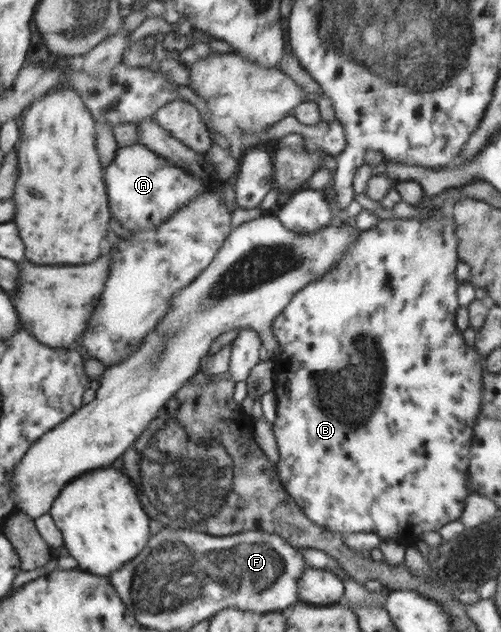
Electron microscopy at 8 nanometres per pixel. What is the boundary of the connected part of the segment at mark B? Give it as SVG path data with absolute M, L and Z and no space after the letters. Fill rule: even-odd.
M430 210L428 219L420 221L409 217L380 220L373 229L361 231L333 269L297 291L295 297L284 307L283 313L272 322L272 334L280 344L280 352L273 359L273 395L277 400L277 408L271 424L280 455L276 461L277 471L280 472L285 491L293 496L295 503L300 504L309 521L325 530L339 532L342 536L355 532L371 532L381 539L398 541L398 537L403 537L413 542L420 539L421 533L437 531L449 521L457 520L468 493L471 493L467 481L467 464L471 447L471 426L479 417L481 365L479 355L465 355L467 347L463 345L459 331L453 325L453 311L457 309L457 285L453 279L453 271L458 258L455 257L453 223L452 218L445 218L438 210Z

